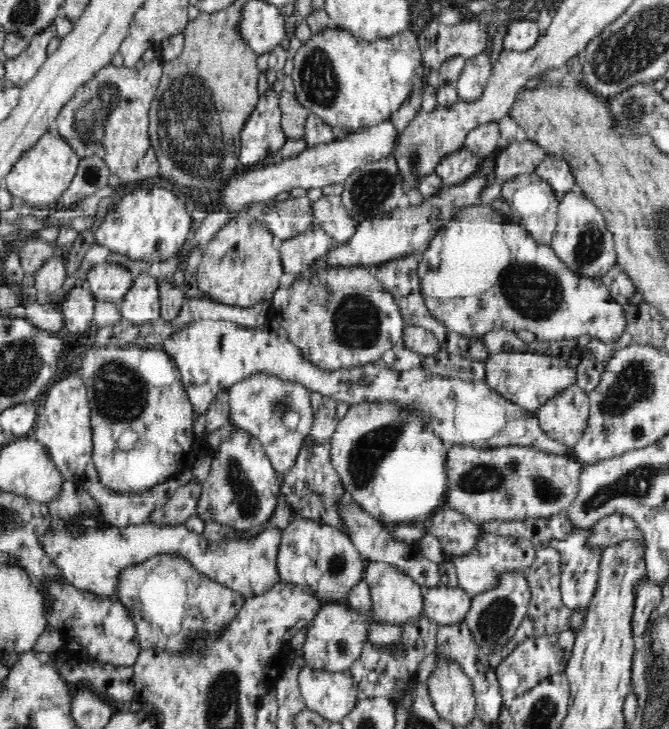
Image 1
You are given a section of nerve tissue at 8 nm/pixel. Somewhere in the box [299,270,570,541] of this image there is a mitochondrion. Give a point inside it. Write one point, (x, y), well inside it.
(483, 477)

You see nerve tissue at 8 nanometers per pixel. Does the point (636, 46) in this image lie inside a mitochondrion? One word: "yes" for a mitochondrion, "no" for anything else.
yes

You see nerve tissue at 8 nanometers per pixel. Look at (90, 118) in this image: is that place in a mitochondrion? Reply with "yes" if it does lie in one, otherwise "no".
yes

